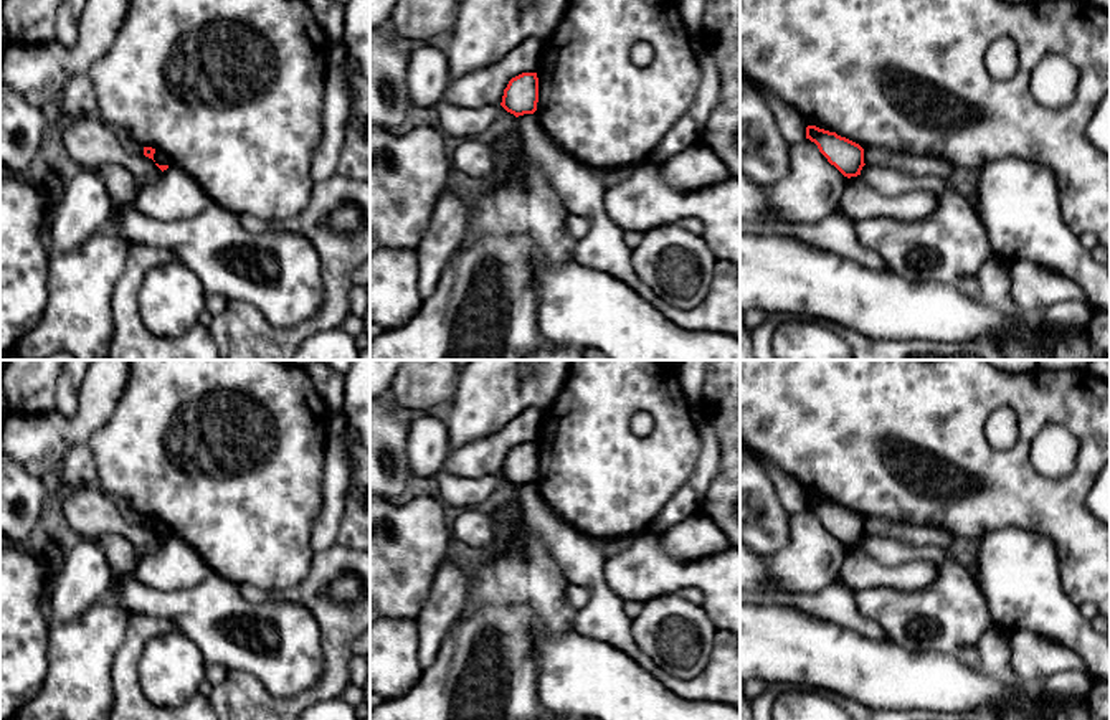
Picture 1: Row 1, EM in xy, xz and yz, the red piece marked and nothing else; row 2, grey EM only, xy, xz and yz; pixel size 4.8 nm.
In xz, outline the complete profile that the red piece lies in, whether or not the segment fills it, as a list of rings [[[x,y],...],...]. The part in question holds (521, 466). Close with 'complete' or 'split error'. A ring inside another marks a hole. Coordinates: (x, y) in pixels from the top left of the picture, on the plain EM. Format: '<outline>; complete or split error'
[[[522,443],[512,448],[504,459],[500,476],[515,487],[534,484],[538,472],[537,443]]]; complete

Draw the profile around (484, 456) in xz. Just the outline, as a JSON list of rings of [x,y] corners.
[[[530,408],[512,418],[500,431],[451,449],[444,471],[458,477],[499,477],[509,451],[522,443],[537,443],[545,408]]]

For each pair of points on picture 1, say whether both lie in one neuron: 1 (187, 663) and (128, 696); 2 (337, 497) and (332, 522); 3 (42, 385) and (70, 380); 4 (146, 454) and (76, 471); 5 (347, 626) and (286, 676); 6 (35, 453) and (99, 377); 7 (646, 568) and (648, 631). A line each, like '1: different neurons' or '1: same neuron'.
1: different neurons
2: same neuron
3: different neurons
4: different neurons
5: different neurons
6: same neuron
7: different neurons

